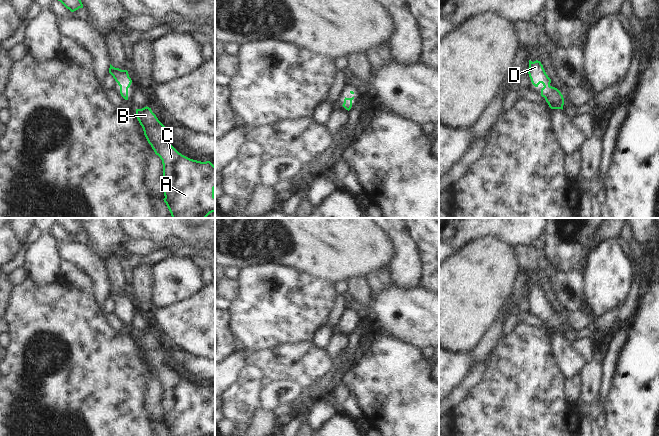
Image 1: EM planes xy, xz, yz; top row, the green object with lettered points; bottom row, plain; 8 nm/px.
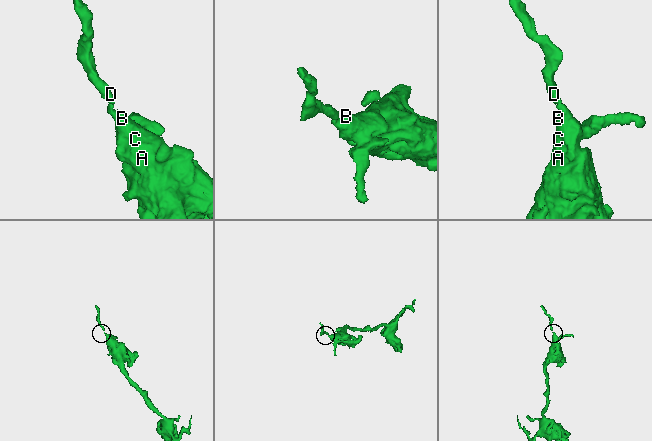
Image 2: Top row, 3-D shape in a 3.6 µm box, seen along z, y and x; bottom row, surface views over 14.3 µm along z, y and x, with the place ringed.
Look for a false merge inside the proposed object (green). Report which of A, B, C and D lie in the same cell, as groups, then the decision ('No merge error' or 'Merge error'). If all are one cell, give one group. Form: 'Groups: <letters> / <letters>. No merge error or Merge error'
Groups: A B C D. No merge error.

